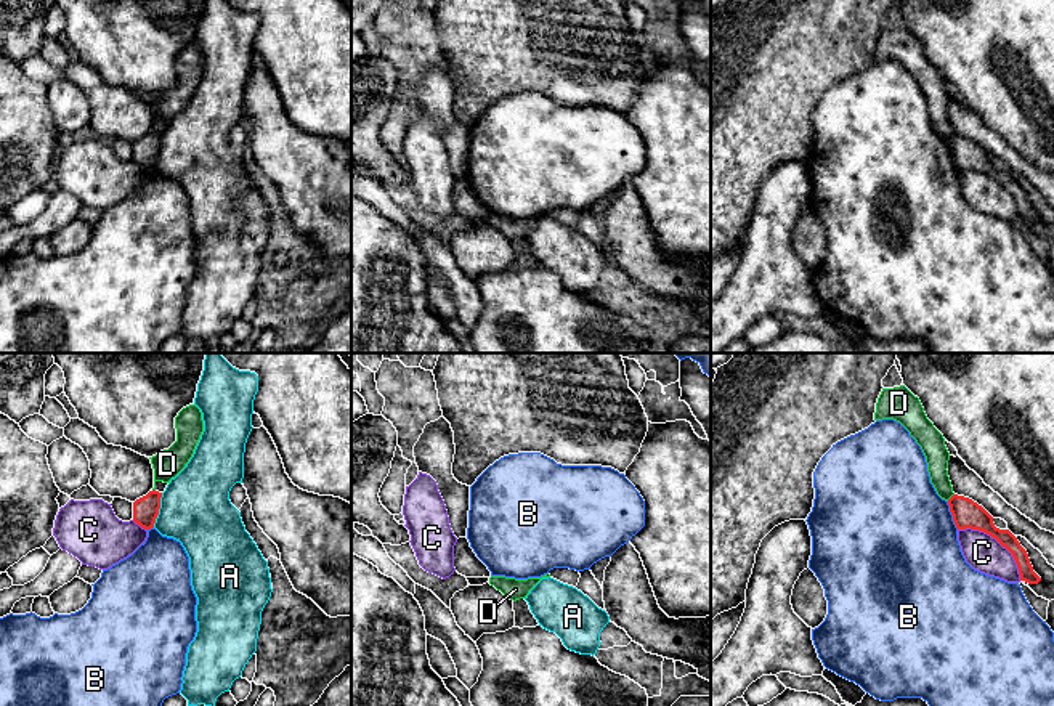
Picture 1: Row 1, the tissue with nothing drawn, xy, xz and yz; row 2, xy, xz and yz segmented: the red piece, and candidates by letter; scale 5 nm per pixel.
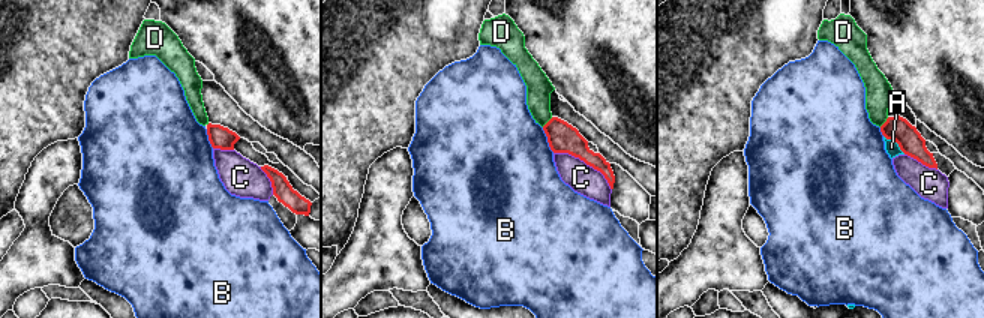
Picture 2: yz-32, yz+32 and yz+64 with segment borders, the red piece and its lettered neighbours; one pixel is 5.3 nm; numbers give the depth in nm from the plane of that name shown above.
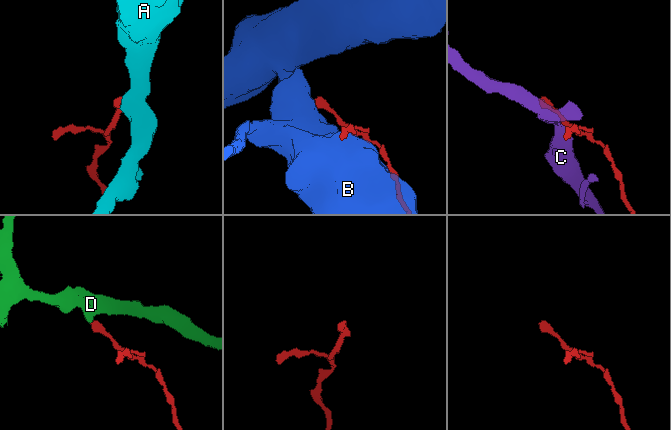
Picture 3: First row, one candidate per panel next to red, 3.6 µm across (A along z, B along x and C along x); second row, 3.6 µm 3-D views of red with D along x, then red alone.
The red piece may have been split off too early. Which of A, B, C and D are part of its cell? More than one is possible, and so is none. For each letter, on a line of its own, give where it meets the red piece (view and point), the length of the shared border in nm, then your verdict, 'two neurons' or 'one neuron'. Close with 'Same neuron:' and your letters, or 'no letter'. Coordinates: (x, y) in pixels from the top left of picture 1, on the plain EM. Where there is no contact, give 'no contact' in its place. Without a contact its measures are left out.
A: xy (158, 151) | 180 nm | two neurons
B: yz (952, 154) | 160 nm | two neurons
C: yz (998, 182) | 420 nm | two neurons
D: yz (952, 137) | 50 nm | two neurons
Same neuron: no letter

